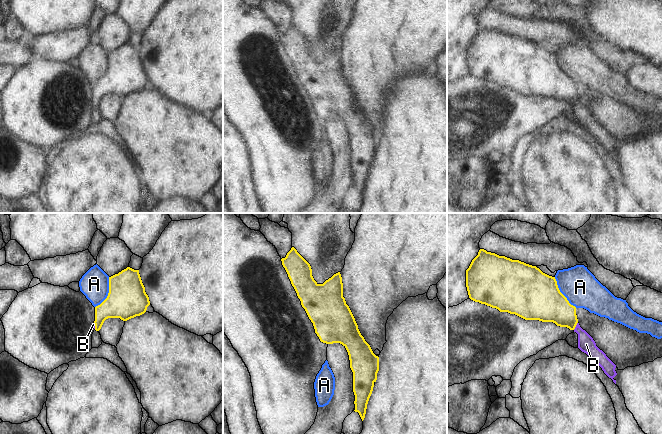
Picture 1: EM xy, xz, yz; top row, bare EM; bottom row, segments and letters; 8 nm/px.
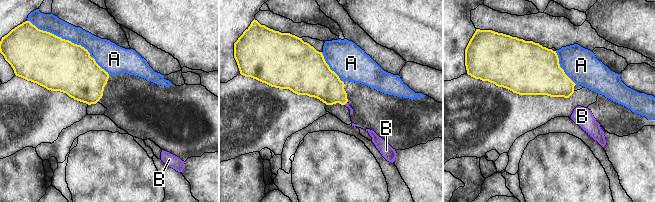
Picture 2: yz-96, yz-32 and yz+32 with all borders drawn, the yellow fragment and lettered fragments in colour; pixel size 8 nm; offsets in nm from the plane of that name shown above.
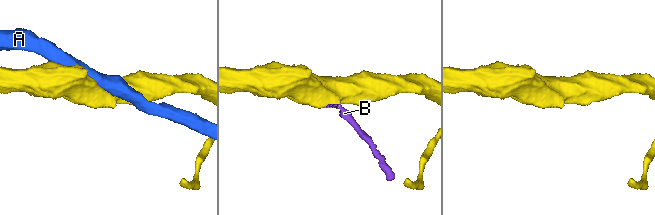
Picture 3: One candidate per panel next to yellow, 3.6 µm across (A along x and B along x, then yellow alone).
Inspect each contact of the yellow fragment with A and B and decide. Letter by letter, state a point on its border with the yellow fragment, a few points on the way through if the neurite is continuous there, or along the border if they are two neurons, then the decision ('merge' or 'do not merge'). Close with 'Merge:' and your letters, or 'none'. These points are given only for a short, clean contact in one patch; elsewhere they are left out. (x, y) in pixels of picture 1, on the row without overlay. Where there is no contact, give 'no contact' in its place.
A: contact yz (561, 69); do not merge
B: contact yz (575, 102); way yz (551, 82), (560, 87), (575, 102), (582, 110), (586, 120); merge
Merge: B

